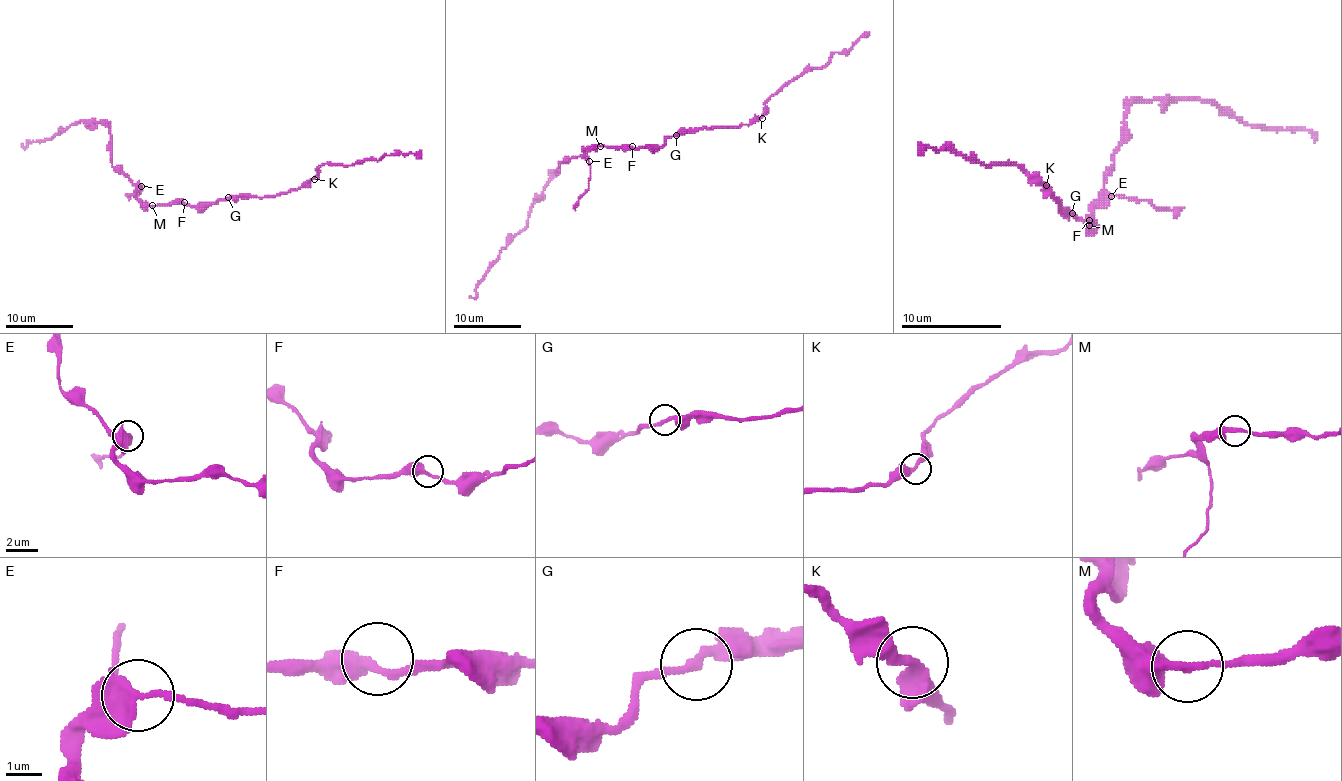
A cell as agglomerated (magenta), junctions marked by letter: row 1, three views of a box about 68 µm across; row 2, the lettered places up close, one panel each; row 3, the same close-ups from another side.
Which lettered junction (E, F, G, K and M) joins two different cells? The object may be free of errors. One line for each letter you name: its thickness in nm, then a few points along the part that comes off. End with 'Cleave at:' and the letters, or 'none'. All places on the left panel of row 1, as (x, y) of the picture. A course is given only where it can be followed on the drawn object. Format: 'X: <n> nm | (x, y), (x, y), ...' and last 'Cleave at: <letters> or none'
E: 300 nm | (140, 185), (140, 190), (127, 194)
Cleave at: E

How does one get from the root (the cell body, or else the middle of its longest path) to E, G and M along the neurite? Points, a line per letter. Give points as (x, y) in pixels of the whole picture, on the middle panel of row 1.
E: (629, 148), (587, 146), (583, 151), (588, 161)
G: (629, 148), (661, 146), (667, 138), (676, 134)
M: (629, 148), (600, 146)

